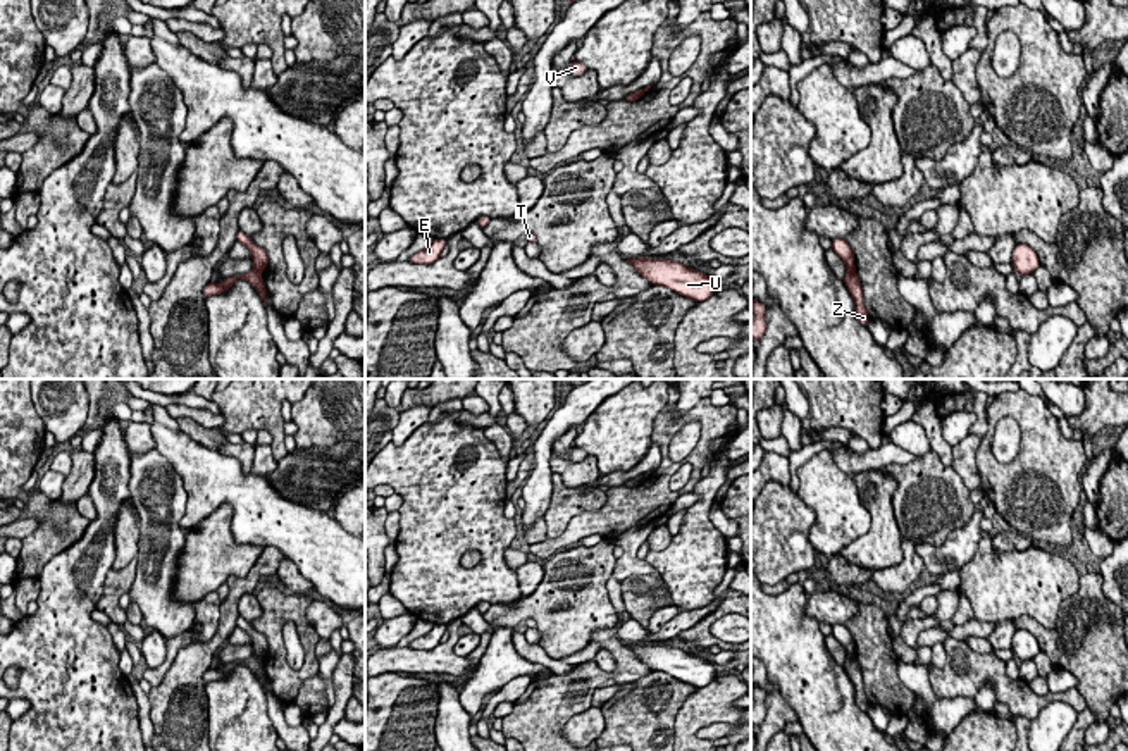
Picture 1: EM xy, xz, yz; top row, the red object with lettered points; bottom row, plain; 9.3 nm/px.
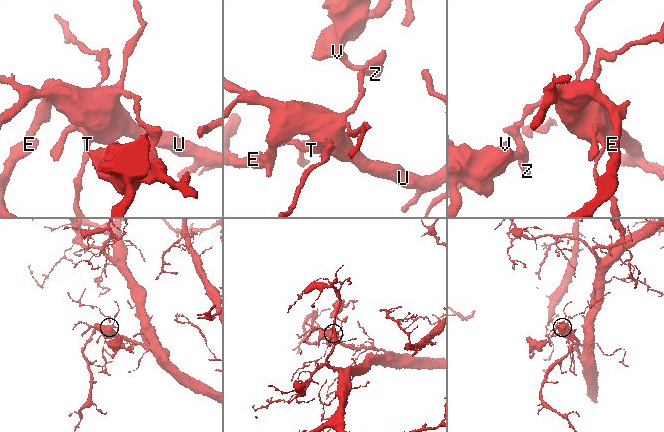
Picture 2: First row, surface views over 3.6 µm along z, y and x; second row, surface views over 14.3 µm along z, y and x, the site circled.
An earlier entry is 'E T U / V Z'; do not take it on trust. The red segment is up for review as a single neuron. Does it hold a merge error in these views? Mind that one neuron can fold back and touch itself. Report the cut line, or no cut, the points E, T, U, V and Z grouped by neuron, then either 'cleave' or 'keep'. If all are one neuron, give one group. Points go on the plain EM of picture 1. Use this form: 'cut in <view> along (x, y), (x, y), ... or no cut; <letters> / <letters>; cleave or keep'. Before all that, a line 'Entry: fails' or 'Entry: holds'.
Entry: holds
cut in xy along (254, 653), (259, 658); E T U / V Z; cleave

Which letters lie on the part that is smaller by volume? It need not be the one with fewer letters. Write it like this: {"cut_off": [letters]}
{"cut_off": ["V", "Z"]}

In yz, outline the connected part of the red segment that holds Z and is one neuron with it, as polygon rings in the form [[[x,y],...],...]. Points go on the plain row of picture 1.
[[[856,655],[847,656],[844,661],[844,670],[847,672],[851,682],[854,684],[854,691],[856,691],[856,704],[859,710],[868,711],[868,698],[865,694],[865,686],[863,686],[863,673],[859,668],[859,663],[856,660]]]

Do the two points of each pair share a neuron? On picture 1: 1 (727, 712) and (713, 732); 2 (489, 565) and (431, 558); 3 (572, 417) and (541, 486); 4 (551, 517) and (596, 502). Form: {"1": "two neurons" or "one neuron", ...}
{"1": "two neurons", "2": "one neuron", "3": "one neuron", "4": "one neuron"}

